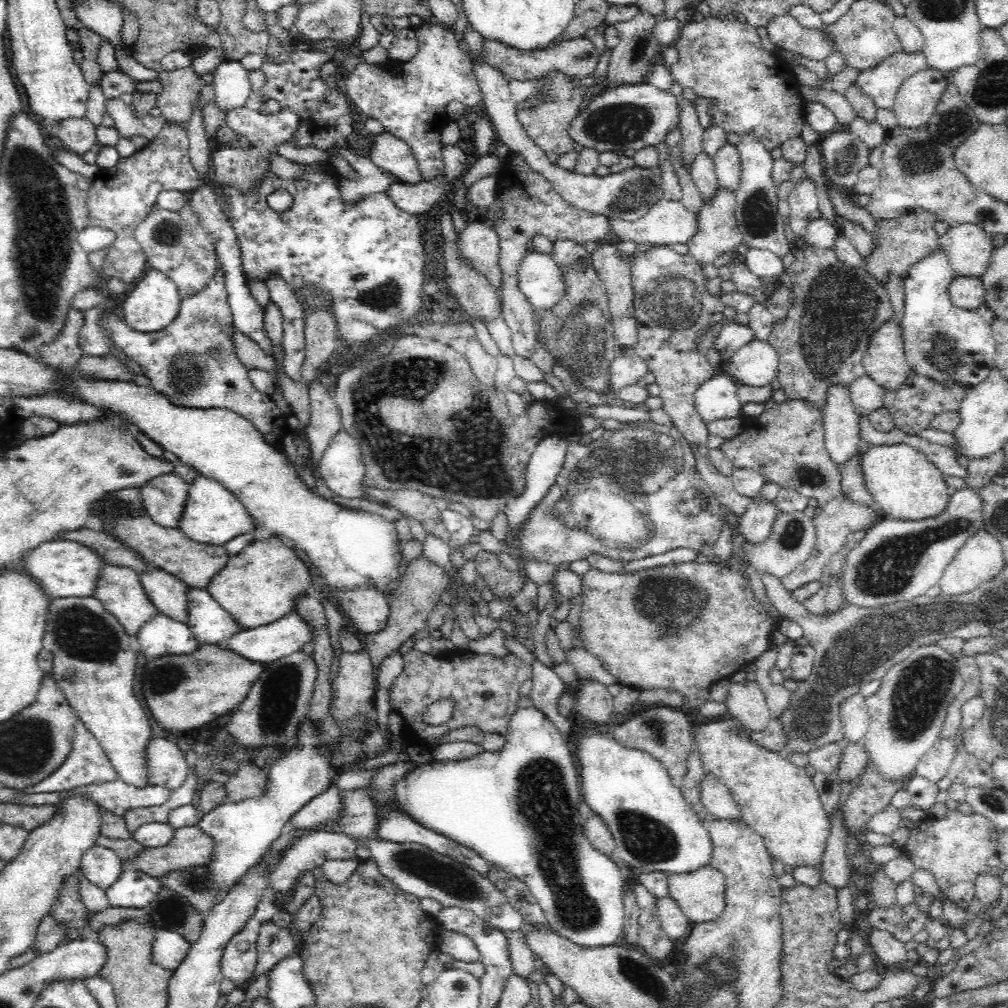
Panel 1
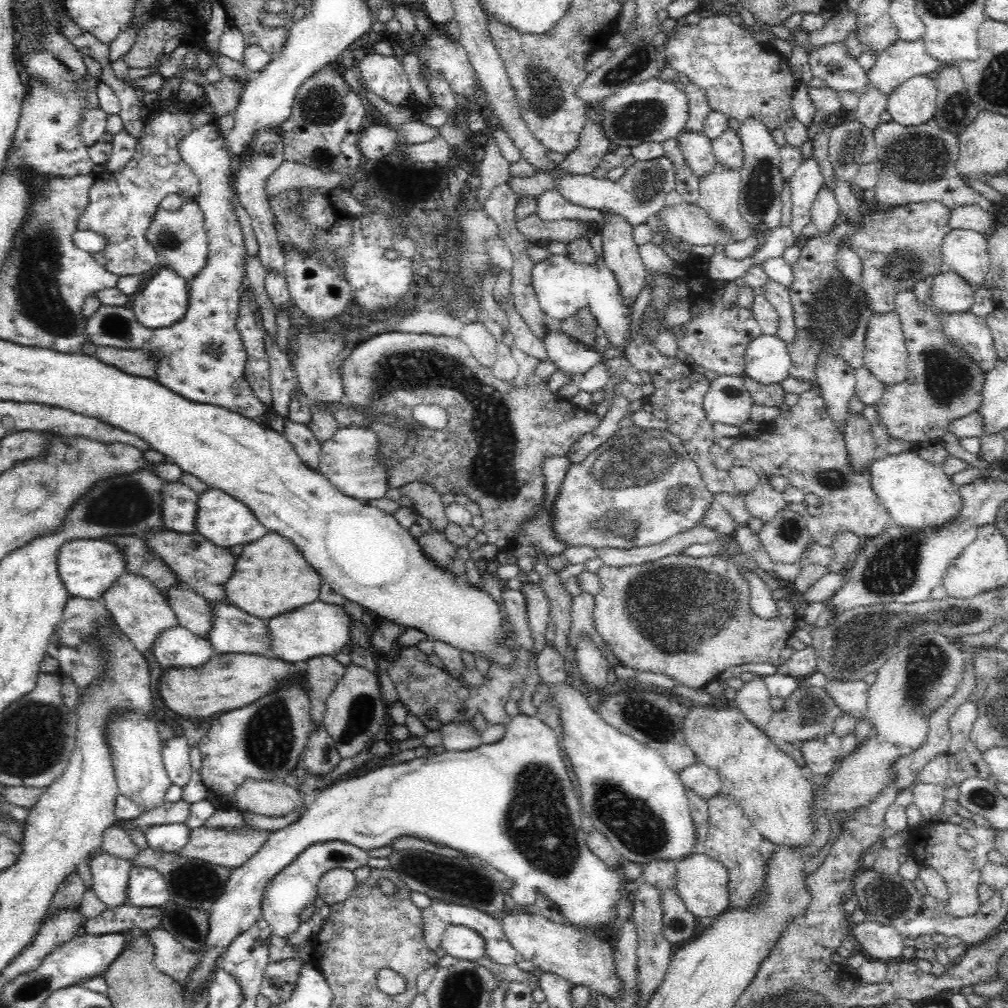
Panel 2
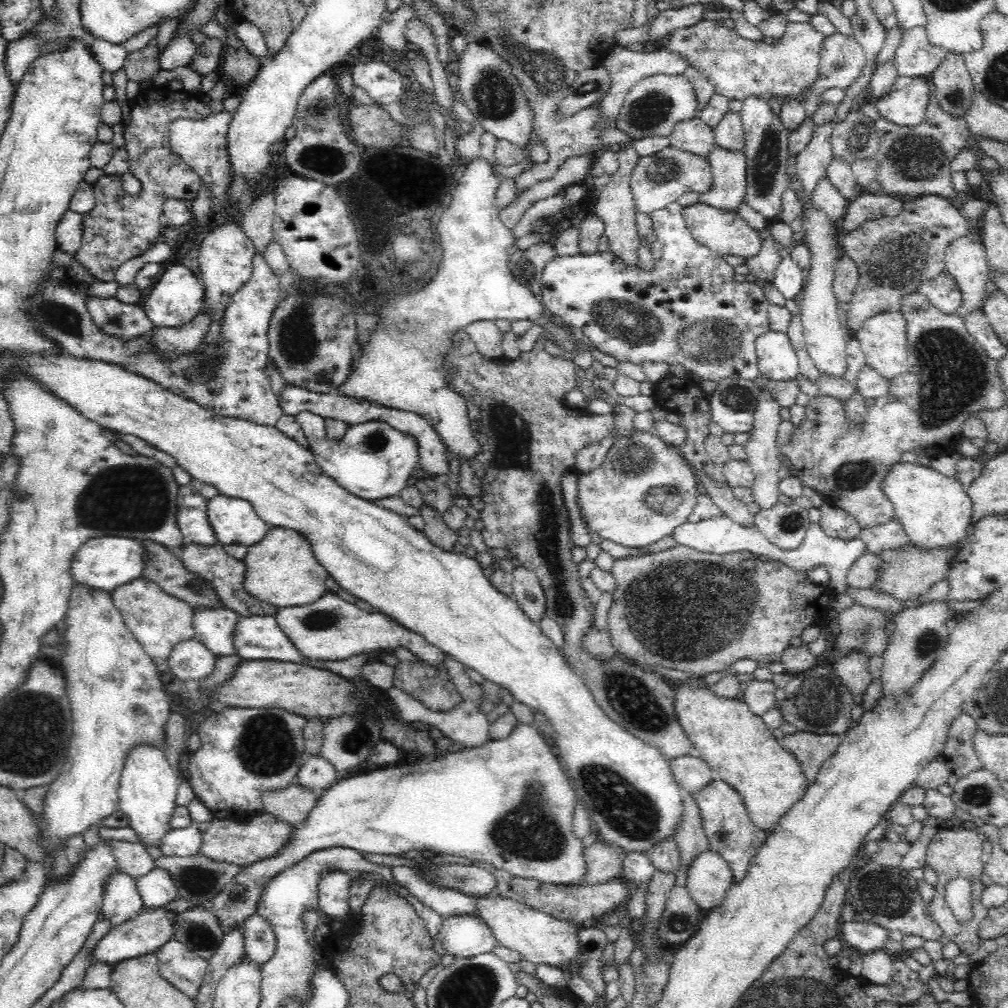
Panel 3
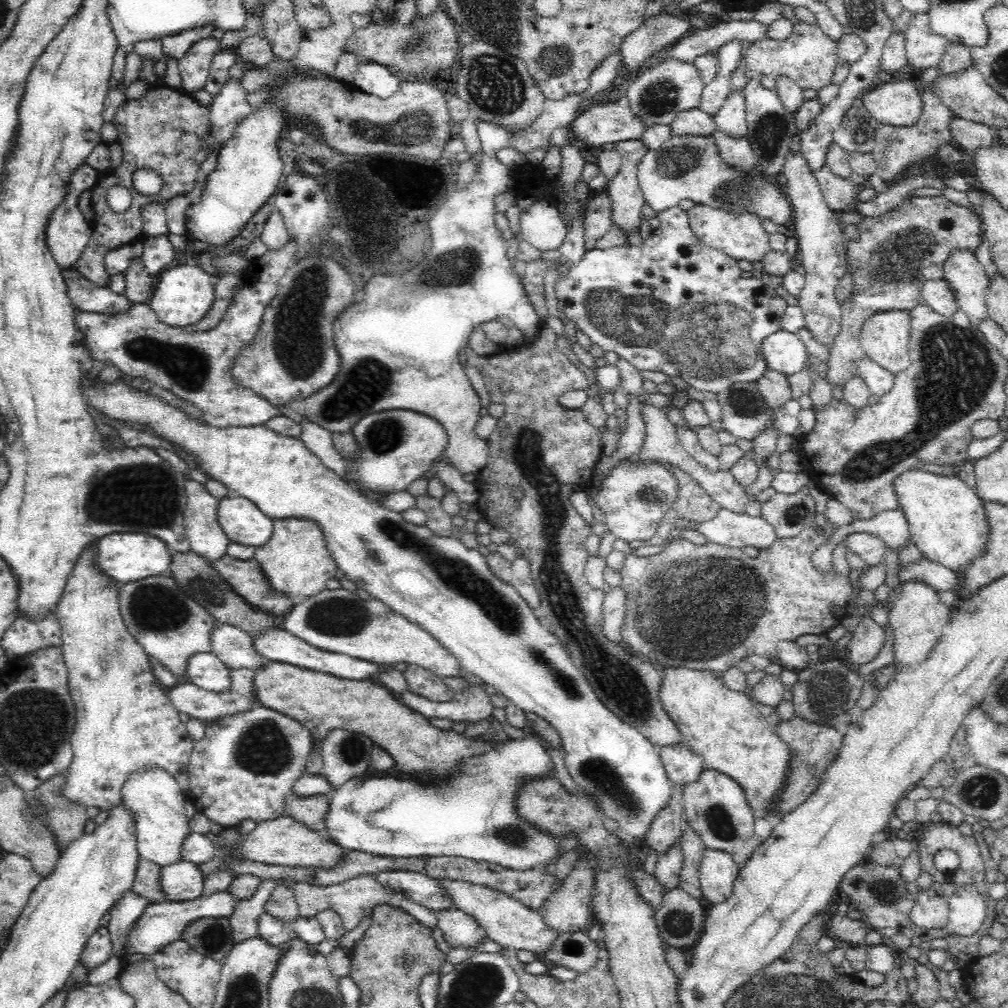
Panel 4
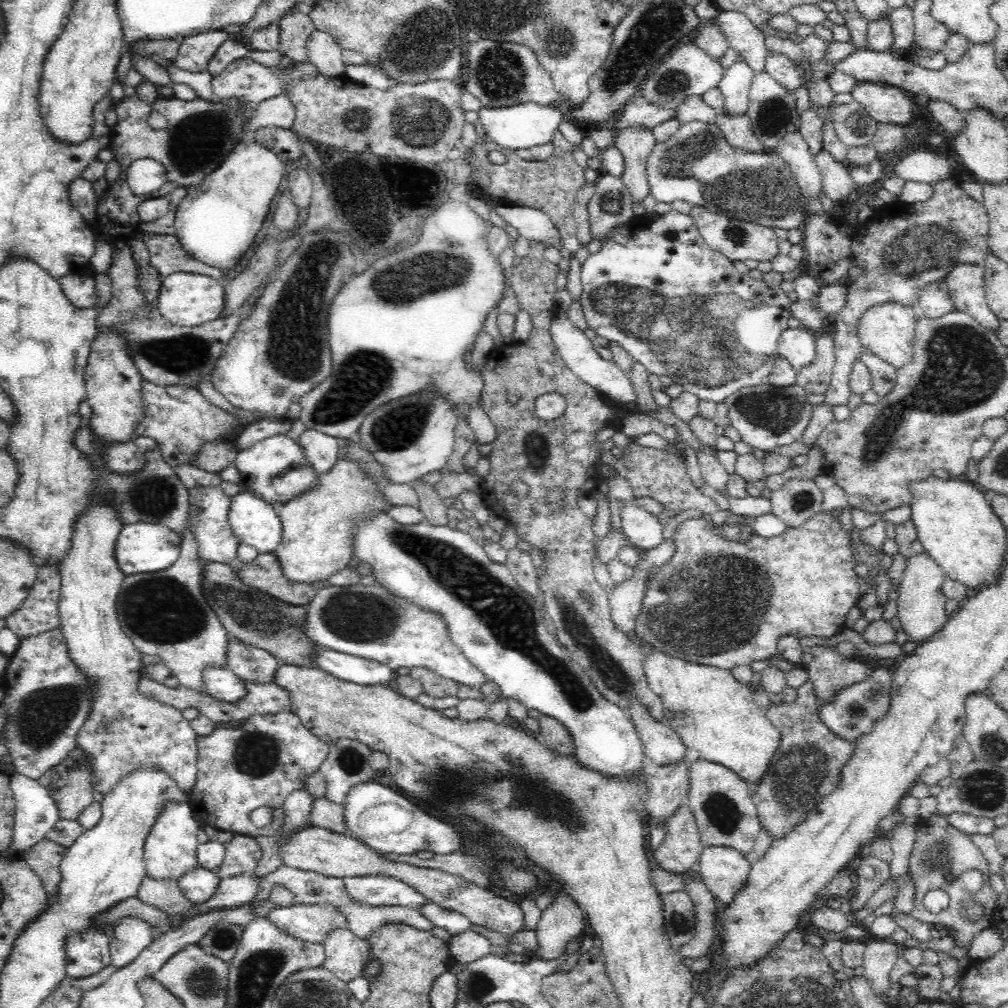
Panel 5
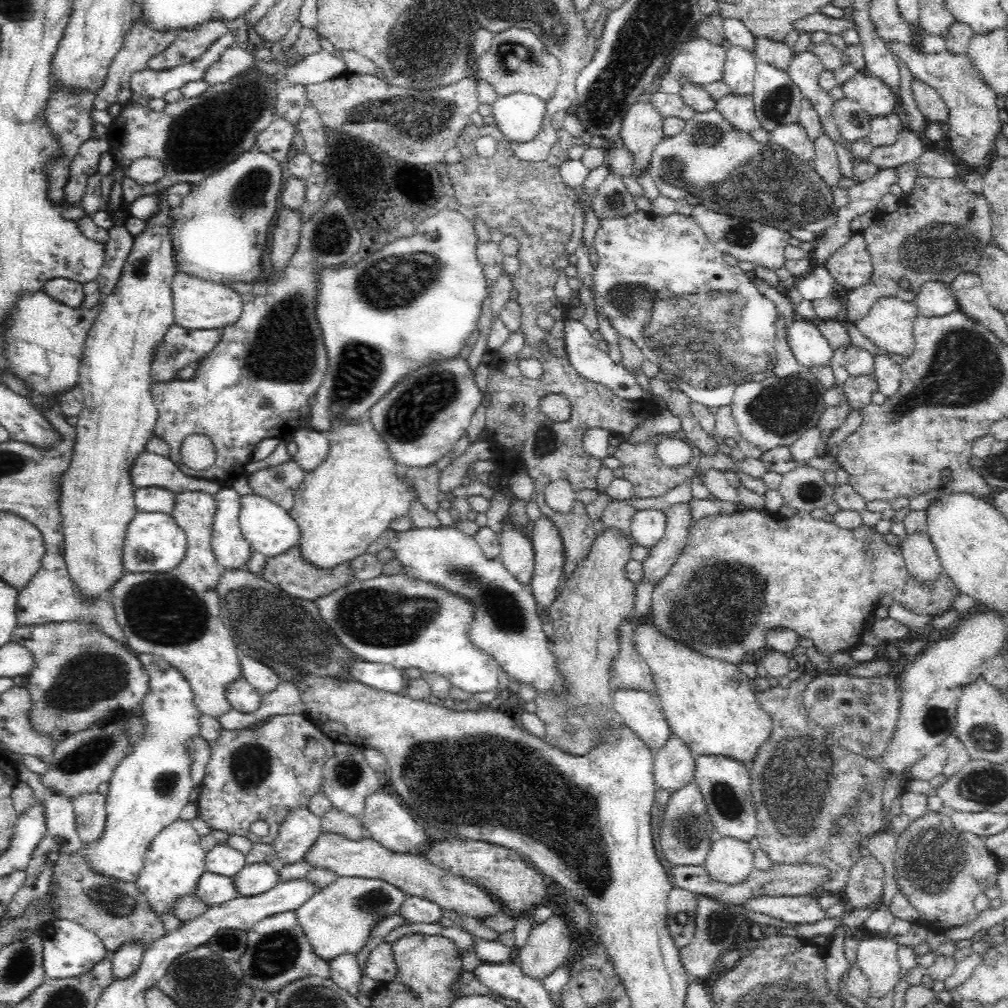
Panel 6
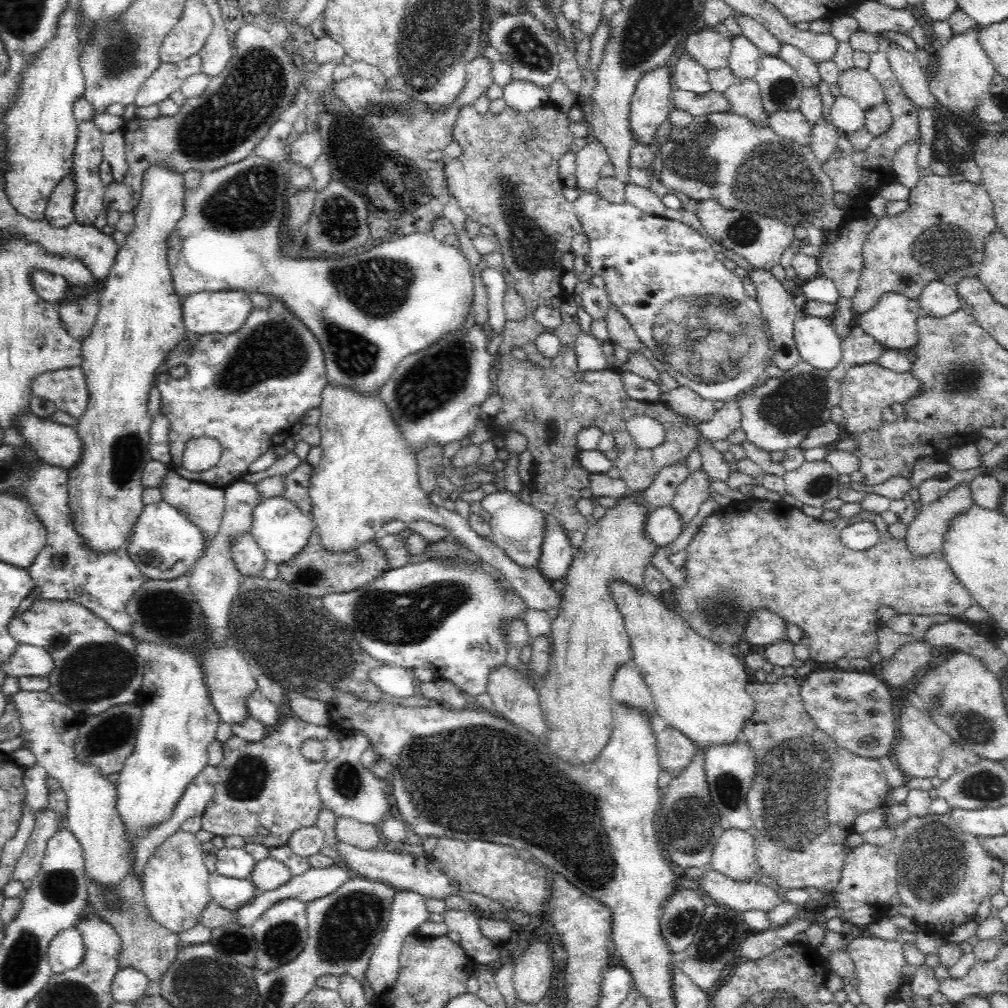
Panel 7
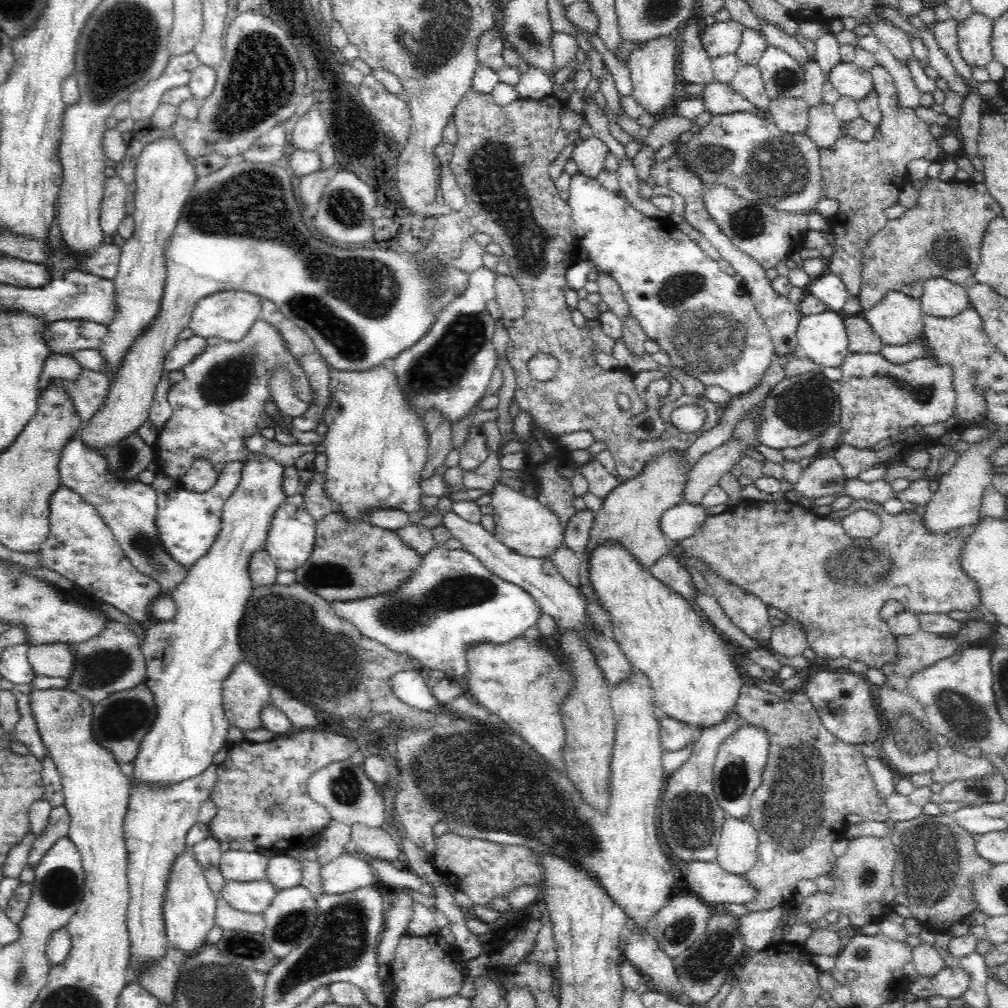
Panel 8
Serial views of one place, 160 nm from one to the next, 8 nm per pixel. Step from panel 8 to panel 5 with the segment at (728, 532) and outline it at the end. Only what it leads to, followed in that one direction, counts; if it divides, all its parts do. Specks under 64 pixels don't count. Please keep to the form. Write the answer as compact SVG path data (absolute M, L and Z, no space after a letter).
M820 511L818 514L802 522L798 528L787 528L780 536L774 539L762 539L758 536L748 538L748 544L739 542L730 542L720 536L718 527L713 525L712 521L705 518L687 519L681 522L677 531L670 539L674 541L674 554L672 558L653 568L651 573L645 578L644 596L641 600L638 616L635 618L631 637L635 639L644 649L652 649L670 658L691 662L692 664L701 664L702 666L713 666L722 670L732 670L734 666L740 664L749 665L755 660L765 660L772 658L776 653L777 640L782 636L793 636L796 640L804 636L819 636L824 639L830 639L836 634L842 632L845 628L844 621L850 609L856 606L860 598L860 584L862 582L859 575L854 572L856 558L853 554L853 545L850 534L841 526L838 518L830 515L830 511Z

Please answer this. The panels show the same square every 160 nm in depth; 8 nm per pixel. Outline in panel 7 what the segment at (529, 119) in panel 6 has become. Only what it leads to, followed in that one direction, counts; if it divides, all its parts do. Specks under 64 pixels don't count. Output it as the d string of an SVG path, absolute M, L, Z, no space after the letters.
M511 81L504 87L503 97L510 110L526 114L532 112L532 109L547 105L548 90L542 90L532 83Z

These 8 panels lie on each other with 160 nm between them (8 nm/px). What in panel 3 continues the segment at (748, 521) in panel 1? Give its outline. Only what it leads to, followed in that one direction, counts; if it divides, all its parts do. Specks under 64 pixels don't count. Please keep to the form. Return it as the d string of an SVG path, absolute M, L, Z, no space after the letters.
M759 392L759 402L756 405L753 430L750 432L750 440L744 445L747 450L749 466L755 477L755 482L752 484L752 494L756 504L760 506L761 510L770 510L779 503L778 496L780 496L778 479L778 472L780 468L780 461L778 457L778 442L776 440L778 428L782 419L780 419L781 407L776 401L770 399L769 394Z

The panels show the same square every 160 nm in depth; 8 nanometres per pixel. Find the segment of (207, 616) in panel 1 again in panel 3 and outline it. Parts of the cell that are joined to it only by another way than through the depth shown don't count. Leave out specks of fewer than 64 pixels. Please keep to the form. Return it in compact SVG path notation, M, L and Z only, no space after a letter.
M275 616L239 617L232 630L233 652L242 660L272 659L315 665L315 662L301 658L288 637L280 630Z

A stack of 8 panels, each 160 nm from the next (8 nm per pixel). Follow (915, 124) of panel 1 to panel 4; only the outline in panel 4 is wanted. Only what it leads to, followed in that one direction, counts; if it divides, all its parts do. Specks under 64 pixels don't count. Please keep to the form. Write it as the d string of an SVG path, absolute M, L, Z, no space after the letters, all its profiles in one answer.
M909 74L882 79L861 96L861 101L879 123L897 127L916 124L923 110L920 85Z

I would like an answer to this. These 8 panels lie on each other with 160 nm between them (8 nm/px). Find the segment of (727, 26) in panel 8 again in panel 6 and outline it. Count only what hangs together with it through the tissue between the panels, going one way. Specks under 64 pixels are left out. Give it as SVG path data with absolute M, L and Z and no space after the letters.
M694 38L670 55L668 72L656 78L654 90L680 94L688 84L705 87L723 81L727 51L703 38Z

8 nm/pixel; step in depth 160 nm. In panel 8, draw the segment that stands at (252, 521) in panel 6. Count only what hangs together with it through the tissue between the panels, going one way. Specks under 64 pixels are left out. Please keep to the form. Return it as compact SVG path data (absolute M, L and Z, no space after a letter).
M298 492L294 496L284 497L284 500L276 505L269 520L265 550L278 569L292 571L308 560L316 542L316 525L317 520L306 512L303 498Z

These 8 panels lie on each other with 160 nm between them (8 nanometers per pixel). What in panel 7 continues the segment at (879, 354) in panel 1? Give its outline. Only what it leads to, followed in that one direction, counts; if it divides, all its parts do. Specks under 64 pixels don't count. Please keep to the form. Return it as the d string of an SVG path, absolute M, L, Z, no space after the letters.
M886 293L872 310L856 315L855 324L882 347L906 350L918 342L920 307L915 300L898 293Z

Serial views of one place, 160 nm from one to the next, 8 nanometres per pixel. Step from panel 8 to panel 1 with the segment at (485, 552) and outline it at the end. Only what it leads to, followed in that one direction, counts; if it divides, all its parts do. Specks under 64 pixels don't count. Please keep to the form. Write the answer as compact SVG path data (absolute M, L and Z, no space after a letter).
M272 536L252 542L208 581L208 594L237 624L240 631L270 624L290 613L293 600L308 590L311 570L283 539Z

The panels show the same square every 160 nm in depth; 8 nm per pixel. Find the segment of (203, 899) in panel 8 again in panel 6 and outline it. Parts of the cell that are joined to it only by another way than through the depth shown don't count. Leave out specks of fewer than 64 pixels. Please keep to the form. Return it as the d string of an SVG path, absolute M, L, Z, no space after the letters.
M178 816L152 839L145 854L144 866L138 876L137 888L146 896L153 913L171 915L170 903L180 896L190 896L205 868L205 850L201 836L188 820Z

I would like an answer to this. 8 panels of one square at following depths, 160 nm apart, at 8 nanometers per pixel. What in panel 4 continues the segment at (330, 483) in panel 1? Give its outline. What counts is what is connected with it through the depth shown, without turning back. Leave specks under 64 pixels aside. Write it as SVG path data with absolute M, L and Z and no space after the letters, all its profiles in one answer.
M388 410L380 413L373 413L369 416L364 416L354 424L351 434L354 436L358 444L358 454L350 460L349 463L344 460L344 455L340 455L334 449L334 441L332 434L327 429L320 427L316 423L312 423L306 416L302 416L300 420L301 436L300 440L311 451L318 455L320 462L332 470L344 483L357 491L368 490L377 492L377 494L387 495L394 492L406 491L406 488L417 479L420 479L424 474L430 470L432 459L440 454L444 454L446 446L448 446L448 436L440 424L426 416L418 415L411 411Z

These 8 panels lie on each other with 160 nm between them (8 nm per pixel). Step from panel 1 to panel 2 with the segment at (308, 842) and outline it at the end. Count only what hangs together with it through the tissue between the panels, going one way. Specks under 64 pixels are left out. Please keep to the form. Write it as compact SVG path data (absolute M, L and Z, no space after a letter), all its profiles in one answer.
M320 841L309 844L288 866L280 869L276 876L272 877L270 883L263 893L261 917L270 926L271 933L287 936L296 932L300 926L300 914L312 906L318 896L317 889L320 877L330 869L345 868L351 871L368 865L368 851L355 847L344 841Z

